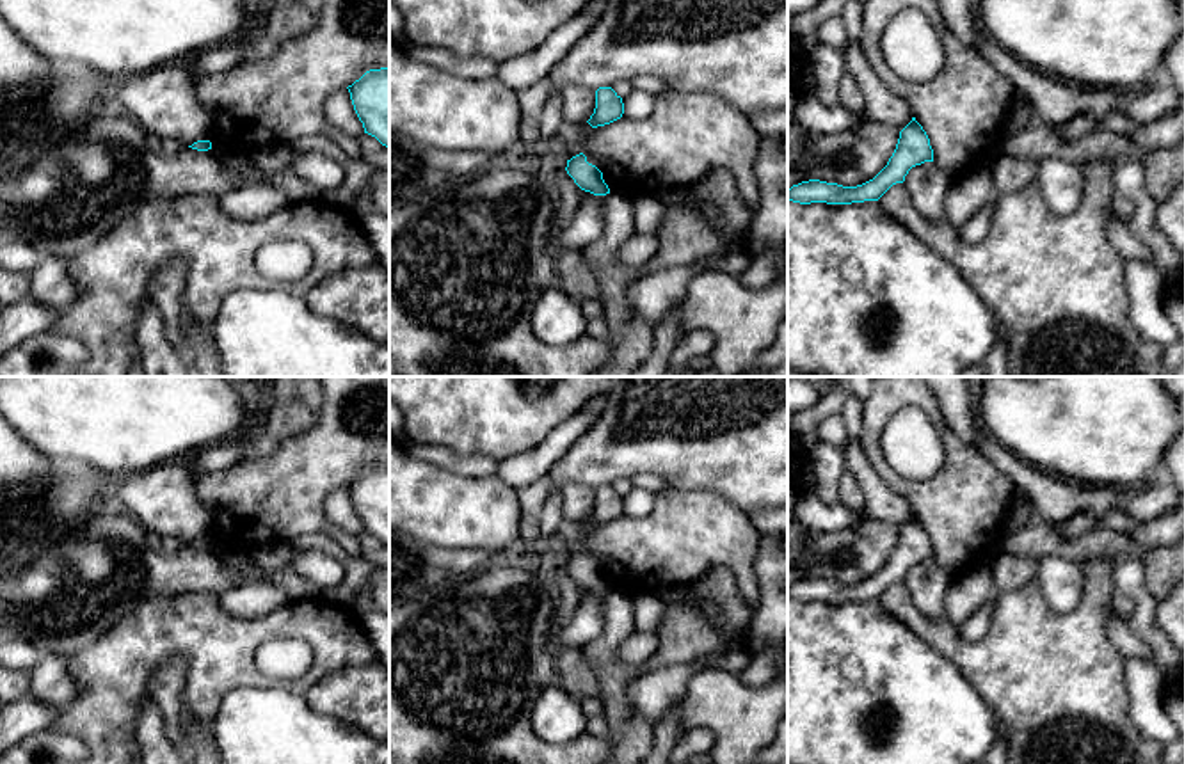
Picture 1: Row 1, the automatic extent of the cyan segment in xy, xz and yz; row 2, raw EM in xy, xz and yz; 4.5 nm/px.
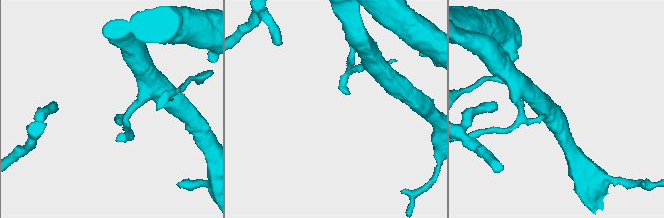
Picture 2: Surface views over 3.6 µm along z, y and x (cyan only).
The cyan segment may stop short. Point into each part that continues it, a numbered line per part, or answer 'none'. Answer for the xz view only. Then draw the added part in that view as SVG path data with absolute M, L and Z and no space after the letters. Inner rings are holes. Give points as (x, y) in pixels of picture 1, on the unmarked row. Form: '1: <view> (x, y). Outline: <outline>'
none

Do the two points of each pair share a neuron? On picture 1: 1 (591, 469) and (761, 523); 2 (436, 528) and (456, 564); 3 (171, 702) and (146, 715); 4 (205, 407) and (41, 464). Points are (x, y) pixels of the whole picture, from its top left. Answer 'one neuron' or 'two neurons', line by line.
1: two neurons
2: two neurons
3: two neurons
4: two neurons

